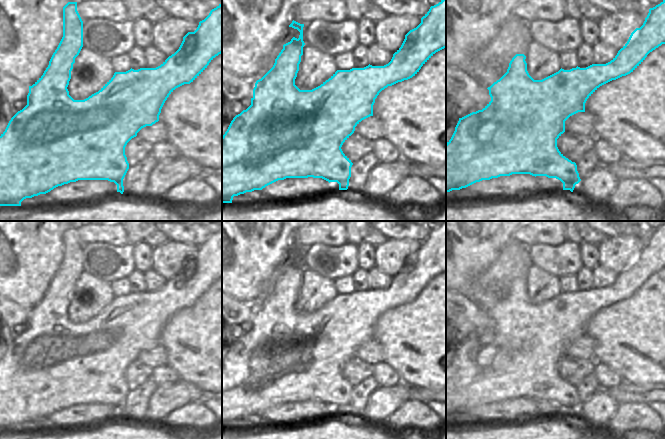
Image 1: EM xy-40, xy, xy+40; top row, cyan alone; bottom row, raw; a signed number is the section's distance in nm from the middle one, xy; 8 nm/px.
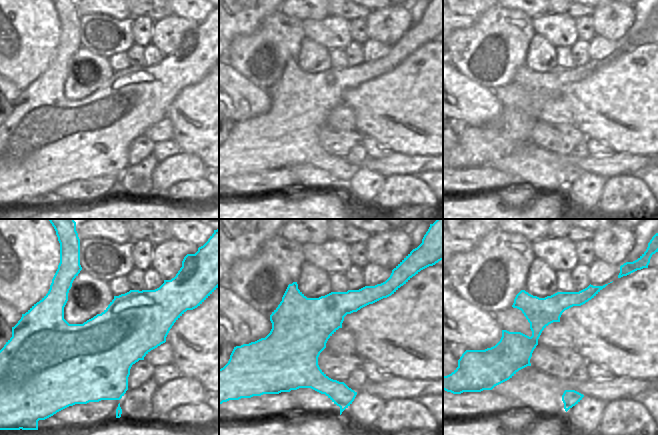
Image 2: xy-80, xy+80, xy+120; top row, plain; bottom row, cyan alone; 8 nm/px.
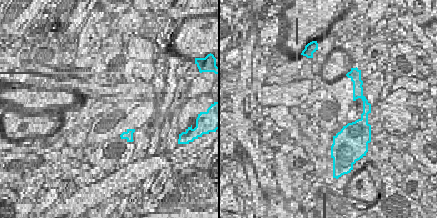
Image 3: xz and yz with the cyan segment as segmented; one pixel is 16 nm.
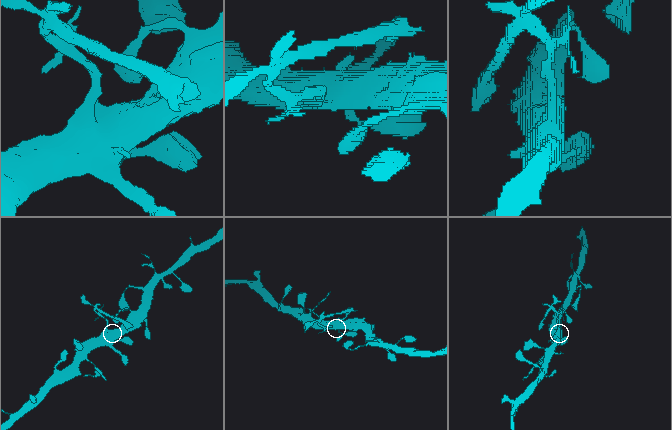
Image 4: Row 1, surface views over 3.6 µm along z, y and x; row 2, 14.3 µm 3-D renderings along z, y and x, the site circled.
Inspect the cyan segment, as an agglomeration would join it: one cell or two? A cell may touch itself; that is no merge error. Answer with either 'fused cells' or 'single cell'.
fused cells

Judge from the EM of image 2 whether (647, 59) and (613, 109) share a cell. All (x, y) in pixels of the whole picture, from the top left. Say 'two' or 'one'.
one

